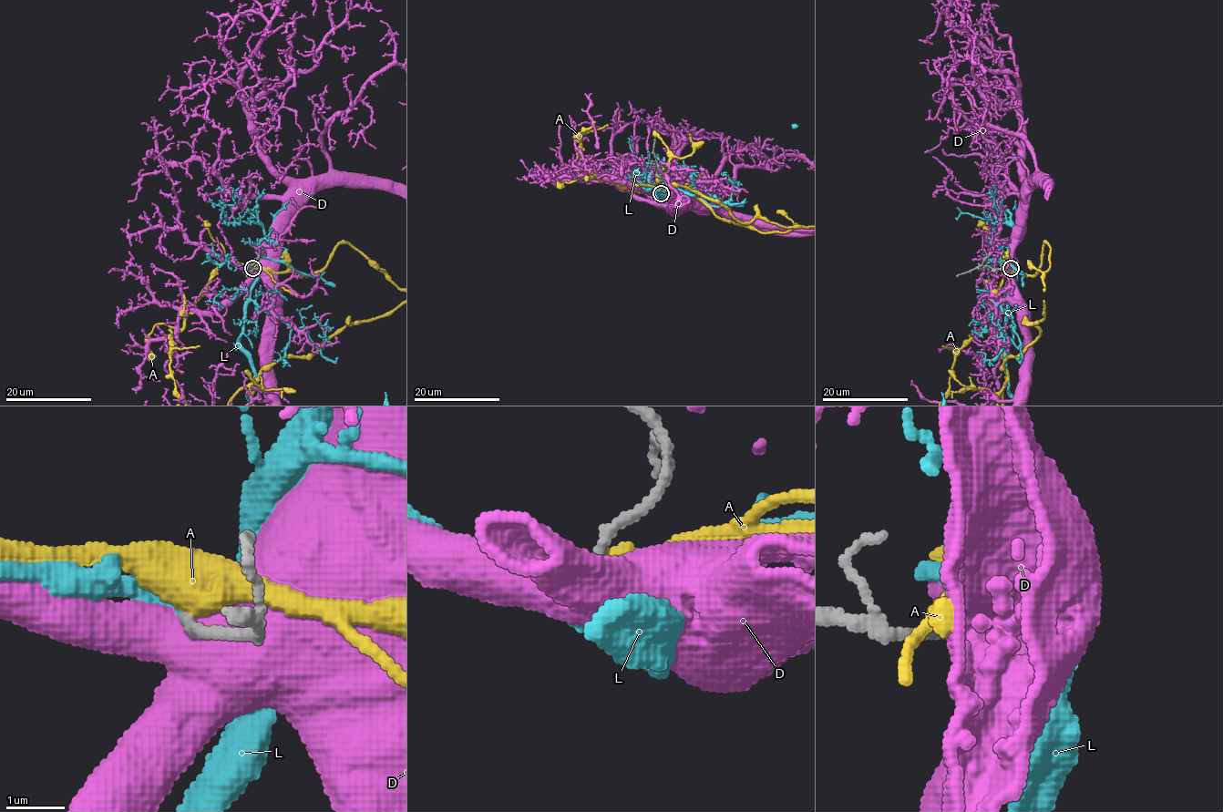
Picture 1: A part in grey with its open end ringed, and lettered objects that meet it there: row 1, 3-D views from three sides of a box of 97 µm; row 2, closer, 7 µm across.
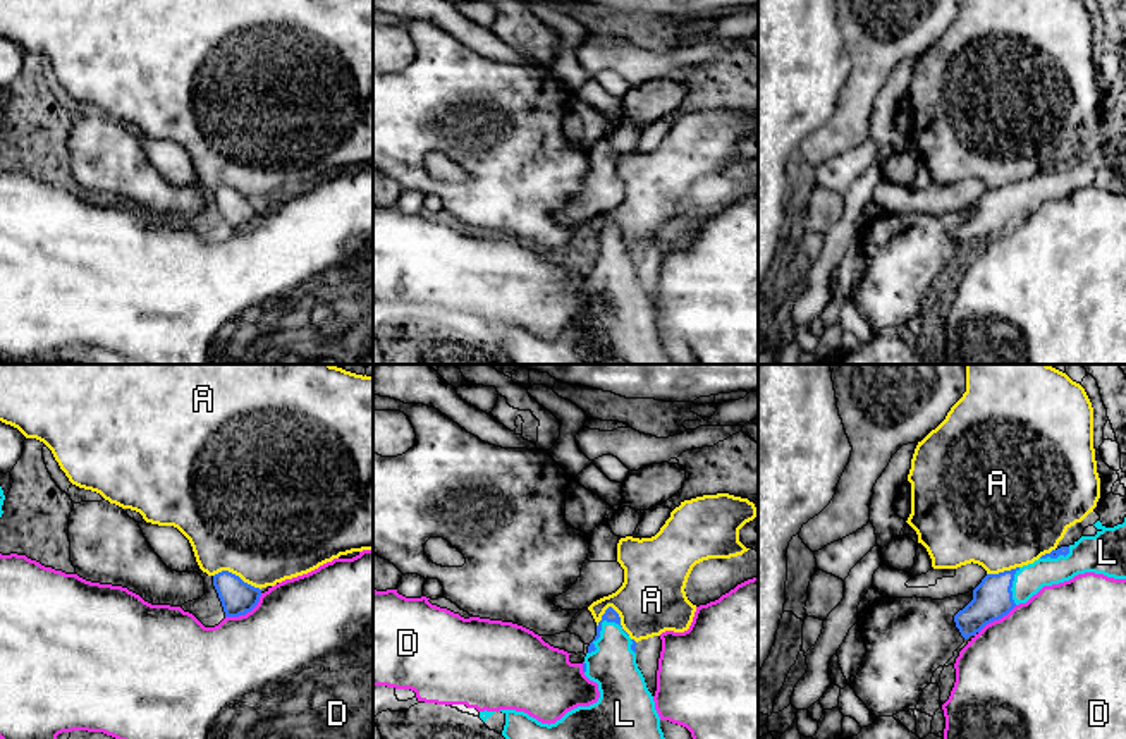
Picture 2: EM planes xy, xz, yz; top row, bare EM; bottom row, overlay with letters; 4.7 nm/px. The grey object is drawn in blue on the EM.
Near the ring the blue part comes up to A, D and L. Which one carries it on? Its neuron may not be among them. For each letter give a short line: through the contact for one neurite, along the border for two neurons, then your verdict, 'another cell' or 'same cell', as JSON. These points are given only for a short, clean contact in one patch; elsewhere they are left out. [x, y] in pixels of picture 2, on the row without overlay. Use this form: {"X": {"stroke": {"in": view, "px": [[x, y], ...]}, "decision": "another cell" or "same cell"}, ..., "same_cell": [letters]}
{"A": {"decision": "another cell"}, "D": {"decision": "another cell"}, "L": {"stroke": {"in": "xz", "px": [[611, 231], [600, 241], [611, 251], [612, 280]]}, "decision": "same cell"}, "same_cell": ["L"]}

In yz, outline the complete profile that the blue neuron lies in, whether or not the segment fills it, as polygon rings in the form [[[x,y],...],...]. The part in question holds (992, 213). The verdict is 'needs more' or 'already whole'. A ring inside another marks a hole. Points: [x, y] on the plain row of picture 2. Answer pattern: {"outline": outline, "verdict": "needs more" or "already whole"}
{"outline": [[[1126,132],[1114,143],[1105,143],[1100,136],[1093,141],[1098,144],[1095,151],[1081,151],[1033,179],[987,189],[973,205],[973,215],[954,230],[961,251],[964,254],[975,251],[1016,220],[1026,218],[1043,201],[1069,196],[1078,189],[1095,187],[1126,194]]], "verdict": "needs more"}

